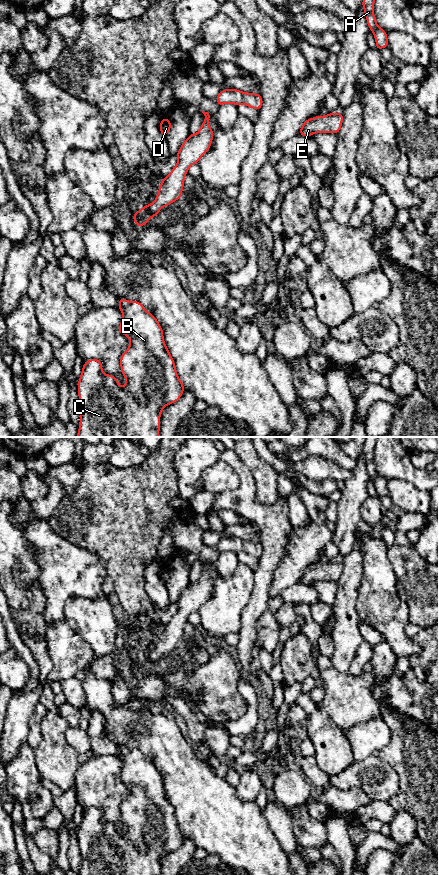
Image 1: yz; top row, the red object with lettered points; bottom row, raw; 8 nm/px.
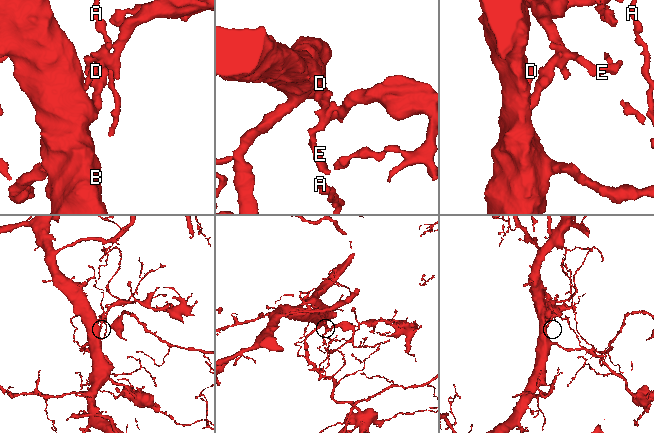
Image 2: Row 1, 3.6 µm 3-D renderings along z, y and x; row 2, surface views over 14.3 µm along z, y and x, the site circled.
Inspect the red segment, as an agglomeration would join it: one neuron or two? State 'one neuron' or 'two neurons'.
one neuron

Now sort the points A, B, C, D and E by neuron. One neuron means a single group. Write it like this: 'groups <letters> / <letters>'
groups A B C D E

